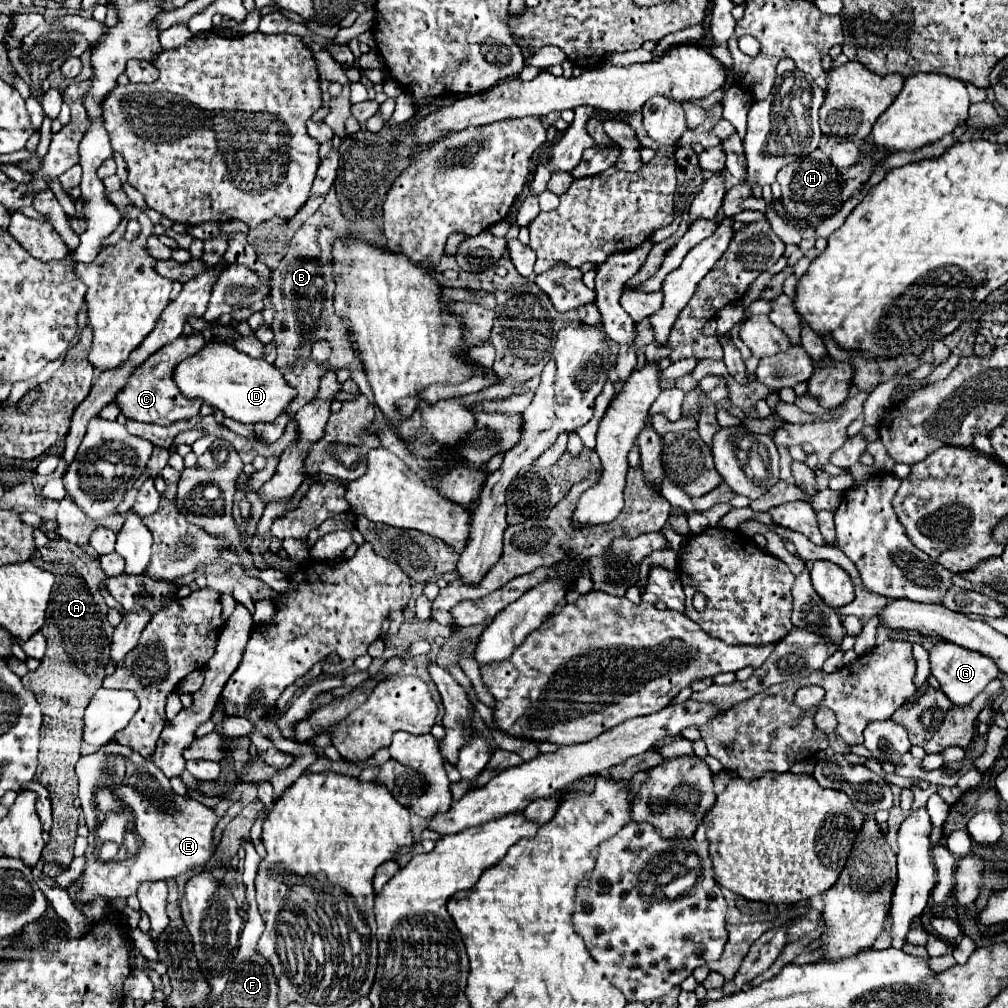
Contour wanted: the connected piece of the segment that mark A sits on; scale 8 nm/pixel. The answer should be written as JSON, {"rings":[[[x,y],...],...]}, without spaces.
{"rings":[[[99,562],[85,572],[85,580],[79,576],[75,568],[69,564],[37,564],[45,570],[51,570],[57,578],[57,584],[51,594],[51,602],[47,608],[47,620],[41,628],[47,640],[47,652],[41,660],[41,666],[31,672],[31,680],[23,680],[23,684],[35,690],[39,704],[43,706],[43,726],[41,726],[41,754],[39,768],[35,780],[41,782],[53,800],[53,826],[49,830],[49,844],[43,848],[45,862],[57,862],[61,866],[69,866],[73,860],[73,846],[77,838],[77,818],[79,812],[75,808],[77,798],[77,776],[75,764],[79,760],[81,736],[83,736],[83,712],[95,694],[101,688],[105,678],[105,668],[109,664],[109,644],[113,626],[107,622],[109,606],[105,604],[103,590],[107,588],[107,576]]]}

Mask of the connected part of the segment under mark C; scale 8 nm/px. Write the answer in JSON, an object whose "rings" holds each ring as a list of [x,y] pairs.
{"rings":[[[195,332],[191,338],[179,336],[175,342],[163,346],[163,350],[157,350],[155,354],[151,354],[151,358],[147,358],[147,362],[143,362],[143,366],[135,368],[131,372],[131,378],[127,378],[127,386],[123,386],[123,390],[119,390],[119,394],[115,396],[115,404],[119,406],[121,414],[125,414],[127,418],[139,420],[139,422],[155,422],[161,426],[169,426],[177,420],[189,420],[193,416],[199,414],[201,402],[199,400],[187,400],[183,398],[183,394],[179,394],[171,372],[177,366],[179,360],[187,358],[187,354],[195,354],[197,350],[201,350],[205,344],[203,334]]]}

